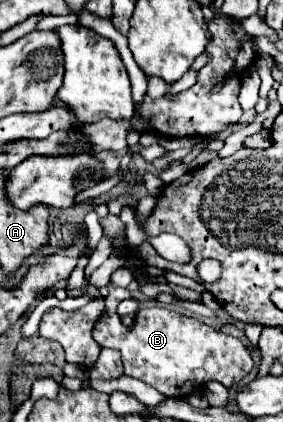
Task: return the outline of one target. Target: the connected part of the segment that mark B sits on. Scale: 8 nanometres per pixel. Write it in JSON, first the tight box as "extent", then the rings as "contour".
{"extent":[93,299,253,399],"contour":[[[105,299],[107,312],[97,321],[93,339],[101,347],[119,349],[125,375],[141,379],[159,393],[175,399],[187,399],[195,389],[203,389],[209,381],[233,387],[253,369],[253,359],[239,339],[215,331],[213,327],[199,323],[193,317],[185,317],[179,311],[165,307],[141,309],[137,313],[135,327],[125,327],[117,312],[122,300],[125,299]]]}

